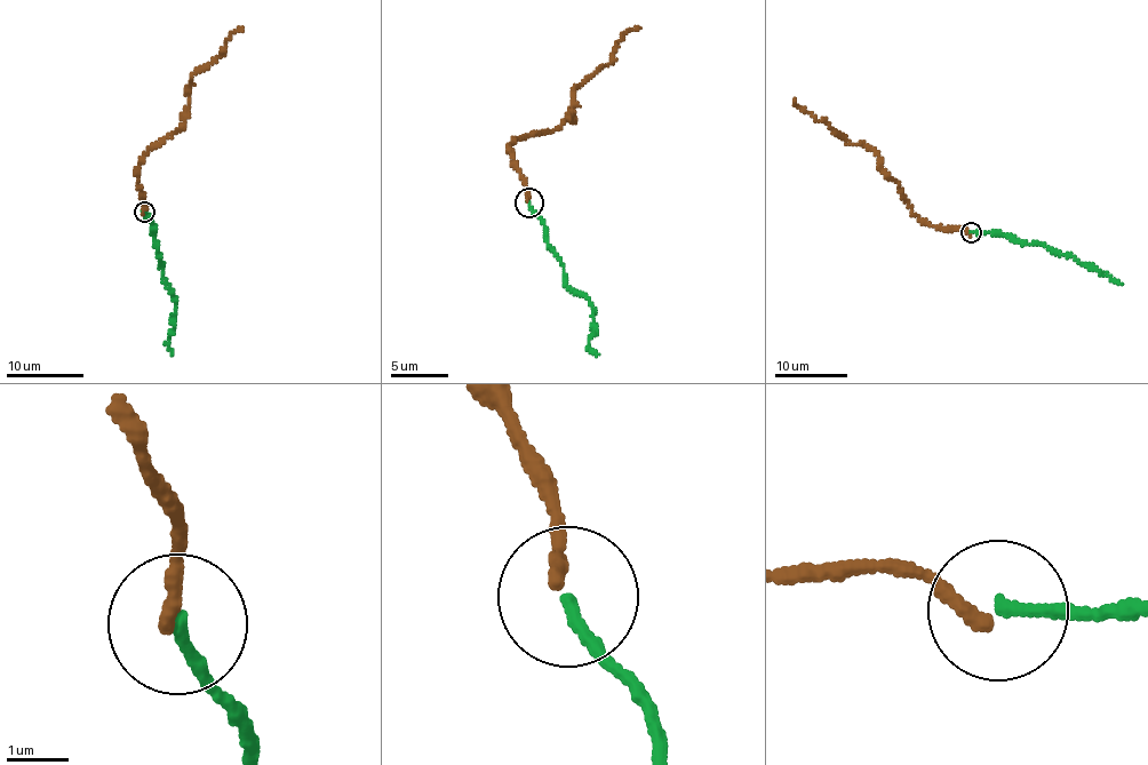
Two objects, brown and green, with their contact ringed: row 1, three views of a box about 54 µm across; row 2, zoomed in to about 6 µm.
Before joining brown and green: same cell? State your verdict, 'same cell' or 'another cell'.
same cell

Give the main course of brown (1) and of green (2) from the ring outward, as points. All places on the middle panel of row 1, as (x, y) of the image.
1: (526, 201), (526, 177), (510, 143), (573, 121), (568, 116), (574, 86), (611, 61), (615, 41), (640, 28)
2: (529, 201), (544, 224), (548, 246), (564, 267), (564, 284), (592, 307), (597, 333), (589, 348), (596, 357)

